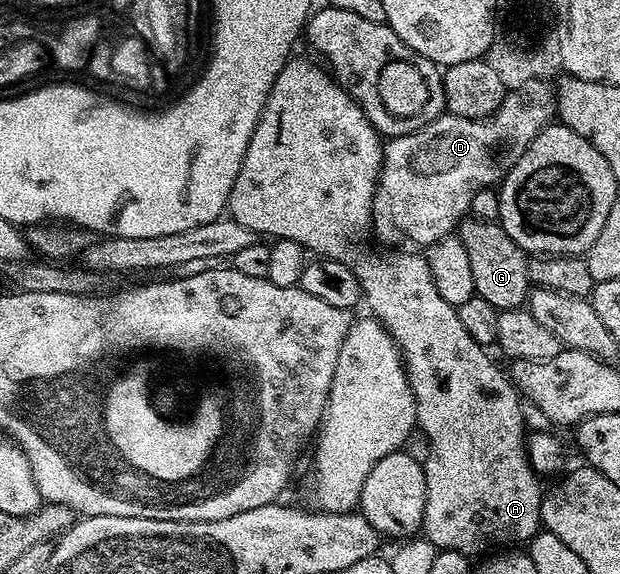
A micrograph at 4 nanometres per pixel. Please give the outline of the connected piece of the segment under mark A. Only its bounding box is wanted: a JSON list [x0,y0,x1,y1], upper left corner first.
[228,55,544,555]

